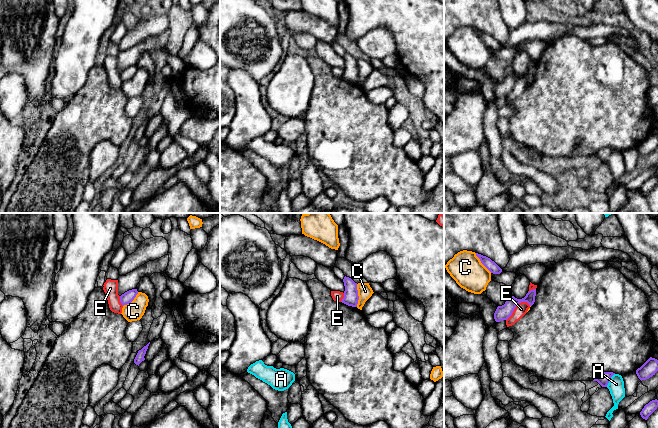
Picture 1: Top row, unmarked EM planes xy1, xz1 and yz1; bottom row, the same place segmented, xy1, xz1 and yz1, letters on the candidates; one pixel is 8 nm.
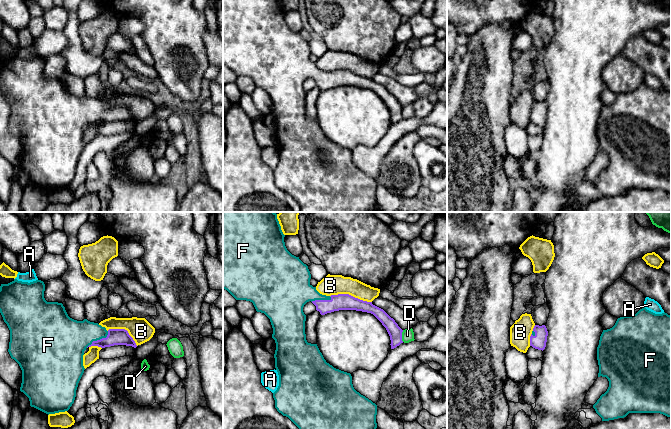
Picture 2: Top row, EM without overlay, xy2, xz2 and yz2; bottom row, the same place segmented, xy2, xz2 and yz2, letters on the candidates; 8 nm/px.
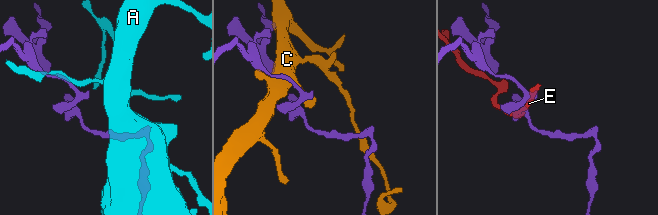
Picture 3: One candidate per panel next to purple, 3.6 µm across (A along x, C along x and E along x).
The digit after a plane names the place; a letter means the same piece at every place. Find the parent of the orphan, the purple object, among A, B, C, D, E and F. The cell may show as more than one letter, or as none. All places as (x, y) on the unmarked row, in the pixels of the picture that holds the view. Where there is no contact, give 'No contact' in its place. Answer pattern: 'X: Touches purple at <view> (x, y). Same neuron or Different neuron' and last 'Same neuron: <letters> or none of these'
A: Touches purple at yz1 (609, 156). Different neuron
B: Touches purple at xz2 (350, 71). Different neuron
C: Touches purple at xz1 (357, 71). Same neuron
D: Touches purple at xz2 (401, 112). Different neuron
E: Touches purple at yz1 (515, 82). Different neuron
F: Touches purple at xy2 (98, 116). Different neuron
Same neuron: C

